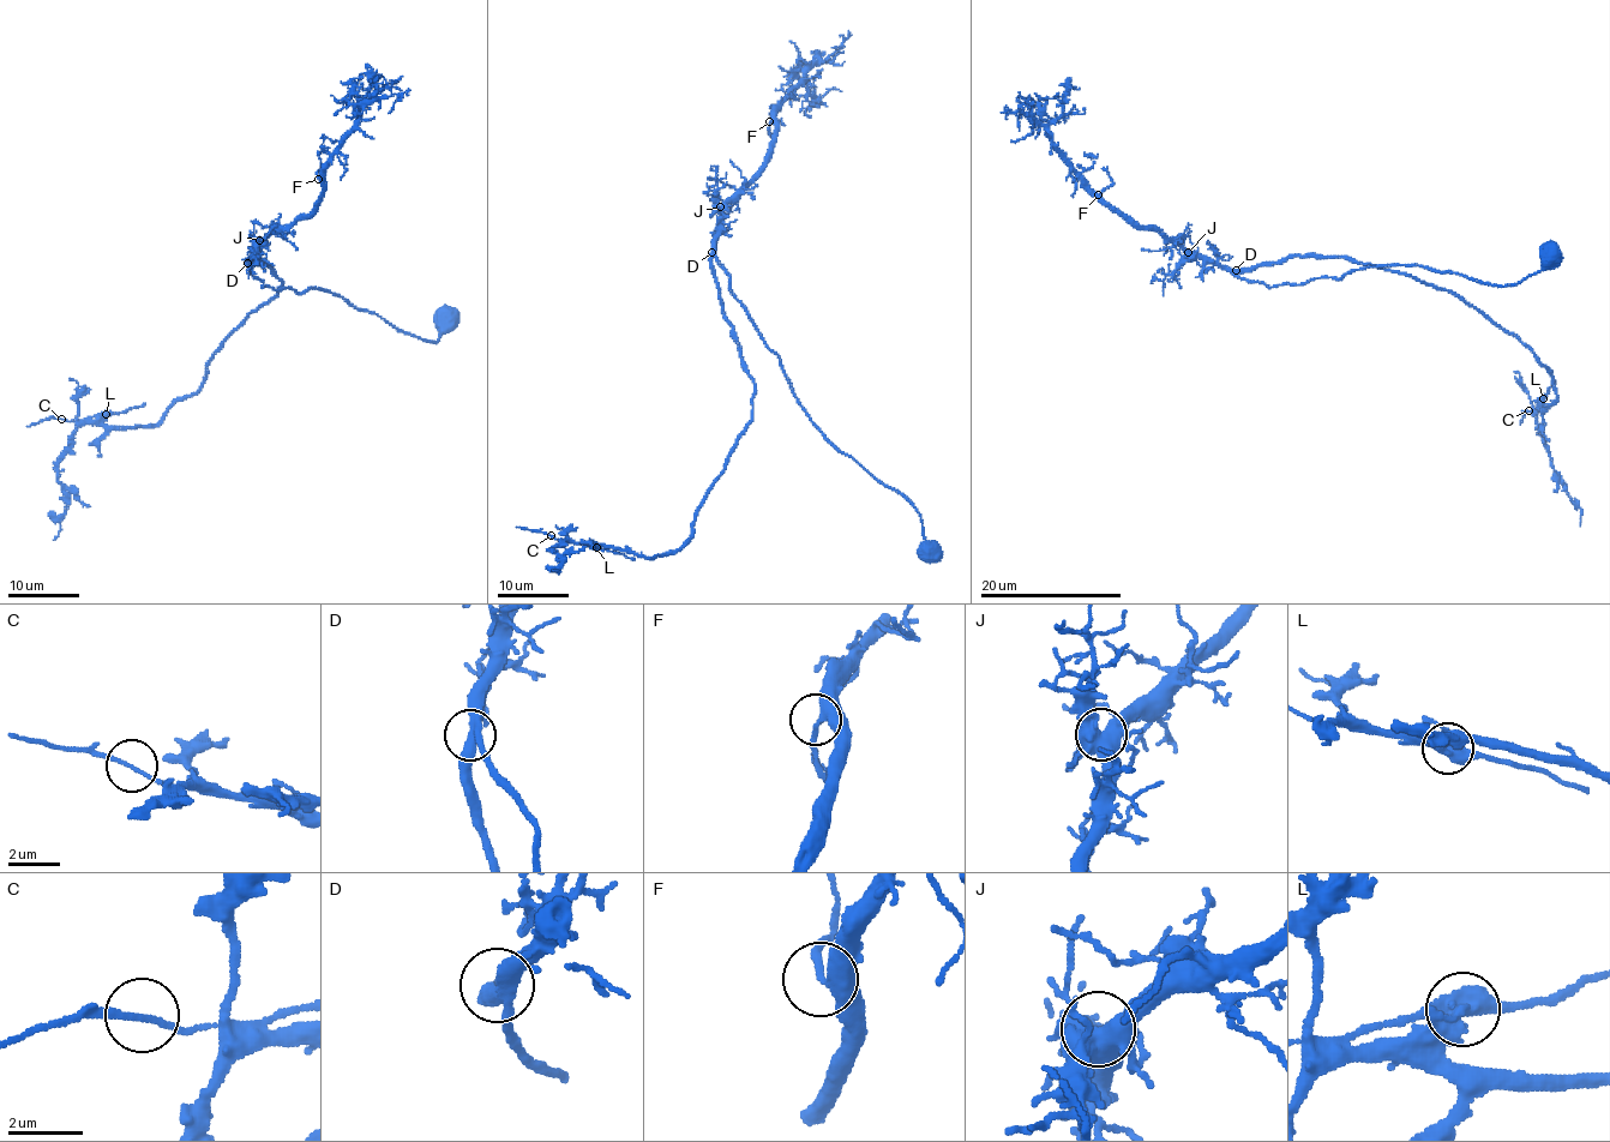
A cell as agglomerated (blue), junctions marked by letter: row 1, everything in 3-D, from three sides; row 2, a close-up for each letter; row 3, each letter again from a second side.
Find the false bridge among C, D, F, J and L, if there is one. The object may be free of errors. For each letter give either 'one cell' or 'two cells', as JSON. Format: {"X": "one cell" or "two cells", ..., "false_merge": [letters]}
{"C": "one cell", "D": "one cell", "F": "one cell", "J": "one cell", "L": "two cells", "false_merge": ["L"]}

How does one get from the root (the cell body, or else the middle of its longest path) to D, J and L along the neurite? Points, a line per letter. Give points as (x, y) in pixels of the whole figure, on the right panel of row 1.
D: (1547, 253), (1539, 270), (1501, 287), (1418, 265), (1364, 268), (1341, 277), (1275, 287), (1243, 280), (1236, 270)
J: (1547, 253), (1539, 270), (1501, 287), (1404, 264), (1364, 268), (1341, 277), (1275, 287), (1237, 277), (1188, 252)
L: (1547, 253), (1501, 287), (1418, 265), (1237, 275), (1341, 256), (1451, 290), (1544, 365), (1543, 397)

